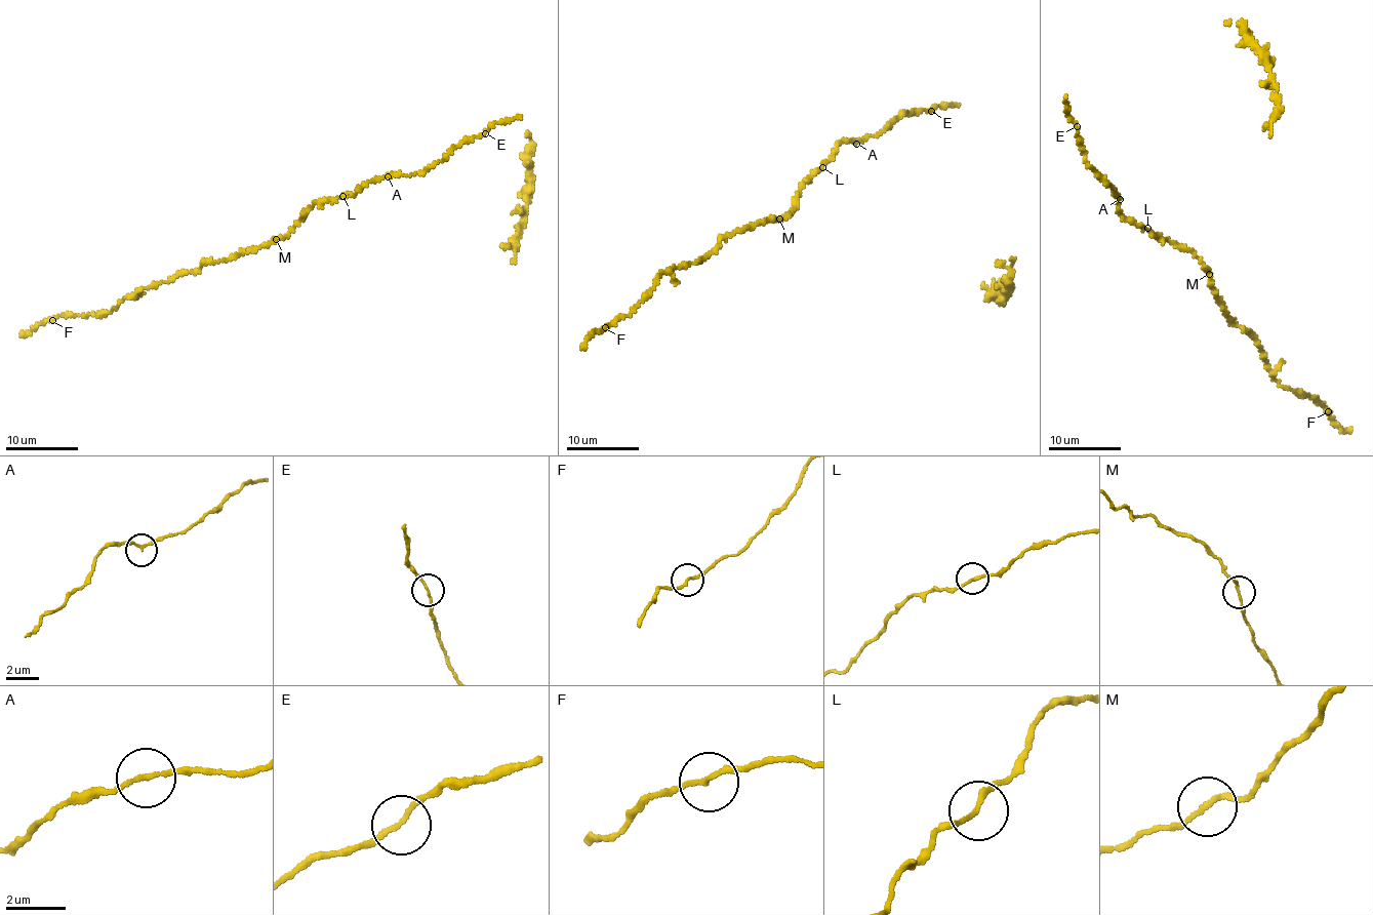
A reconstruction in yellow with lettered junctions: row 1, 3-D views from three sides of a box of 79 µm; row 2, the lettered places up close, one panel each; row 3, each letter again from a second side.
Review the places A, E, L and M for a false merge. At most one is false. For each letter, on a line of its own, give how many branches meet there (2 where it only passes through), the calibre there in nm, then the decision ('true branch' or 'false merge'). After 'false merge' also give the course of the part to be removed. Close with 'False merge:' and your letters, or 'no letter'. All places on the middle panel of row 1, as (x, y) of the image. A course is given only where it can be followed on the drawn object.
A: branches 2; calibre 140 nm; true branch
E: branches 2; calibre 150 nm; true branch
L: branches 2; calibre 160 nm; true branch
M: branches 2; calibre 150 nm; true branch
False merge: no letter

